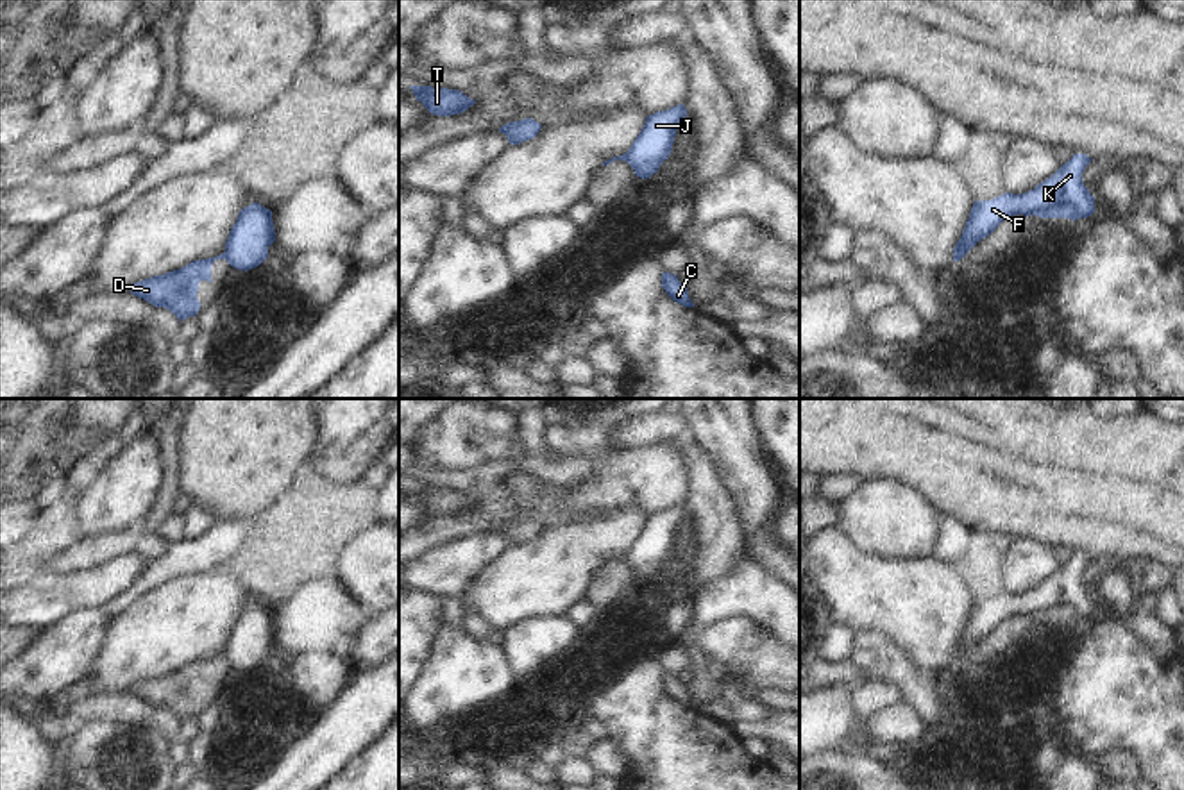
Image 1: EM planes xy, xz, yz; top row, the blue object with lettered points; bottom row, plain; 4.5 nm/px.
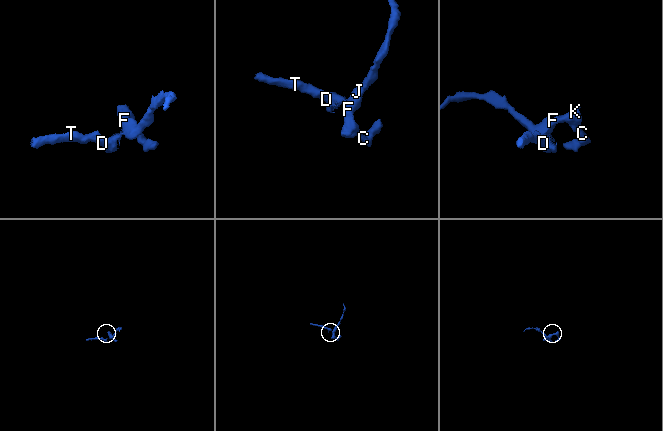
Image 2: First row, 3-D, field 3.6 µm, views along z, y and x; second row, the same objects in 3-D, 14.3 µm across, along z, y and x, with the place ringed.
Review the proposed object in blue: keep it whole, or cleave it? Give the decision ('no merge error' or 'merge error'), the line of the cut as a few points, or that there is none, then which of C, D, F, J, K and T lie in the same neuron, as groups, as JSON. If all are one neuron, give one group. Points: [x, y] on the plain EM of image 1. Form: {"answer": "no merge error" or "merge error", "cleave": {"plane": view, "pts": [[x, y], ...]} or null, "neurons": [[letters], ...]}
{"answer": "merge error", "cleave": {"plane": "xy", "pts": [[224, 653], [226, 658]]}, "neurons": [["C", "F", "J", "K"], ["D", "T"]]}

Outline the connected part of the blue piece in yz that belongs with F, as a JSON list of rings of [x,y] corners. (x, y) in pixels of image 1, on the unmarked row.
[[[1073,554],[1052,577],[1034,590],[1014,595],[1003,593],[993,601],[975,601],[960,640],[953,649],[953,661],[960,661],[980,640],[1011,617],[1039,618],[1087,618],[1095,613],[1095,597],[1082,583],[1082,574],[1091,563],[1086,554]]]

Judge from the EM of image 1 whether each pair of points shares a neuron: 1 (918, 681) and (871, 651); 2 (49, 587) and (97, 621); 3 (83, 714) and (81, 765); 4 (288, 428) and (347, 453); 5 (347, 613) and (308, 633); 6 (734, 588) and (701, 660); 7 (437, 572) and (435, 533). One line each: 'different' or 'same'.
1: same
2: different
3: different
4: different
5: same
6: same
7: different

